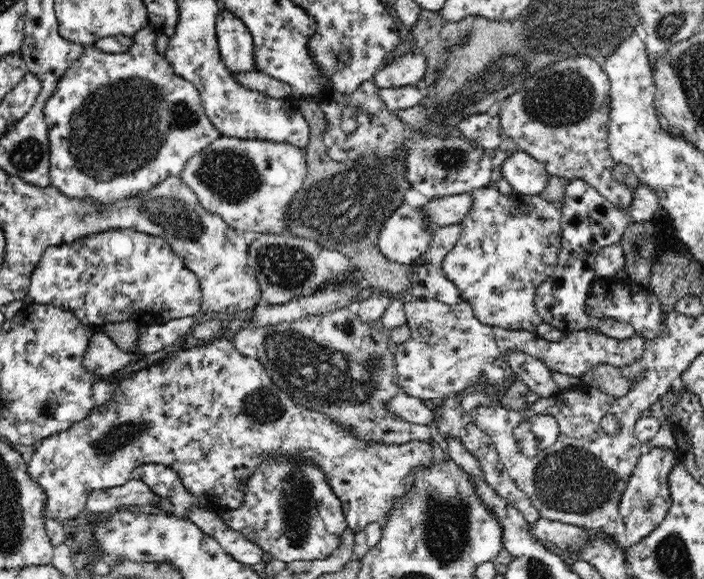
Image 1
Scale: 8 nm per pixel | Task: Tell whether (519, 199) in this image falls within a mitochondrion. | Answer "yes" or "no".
no

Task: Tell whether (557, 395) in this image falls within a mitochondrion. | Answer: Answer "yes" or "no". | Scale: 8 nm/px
no

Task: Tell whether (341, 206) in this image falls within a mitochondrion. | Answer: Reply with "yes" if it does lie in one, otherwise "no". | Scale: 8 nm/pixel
yes

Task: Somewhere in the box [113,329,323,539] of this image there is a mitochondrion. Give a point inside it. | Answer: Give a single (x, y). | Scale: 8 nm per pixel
(258, 407)

